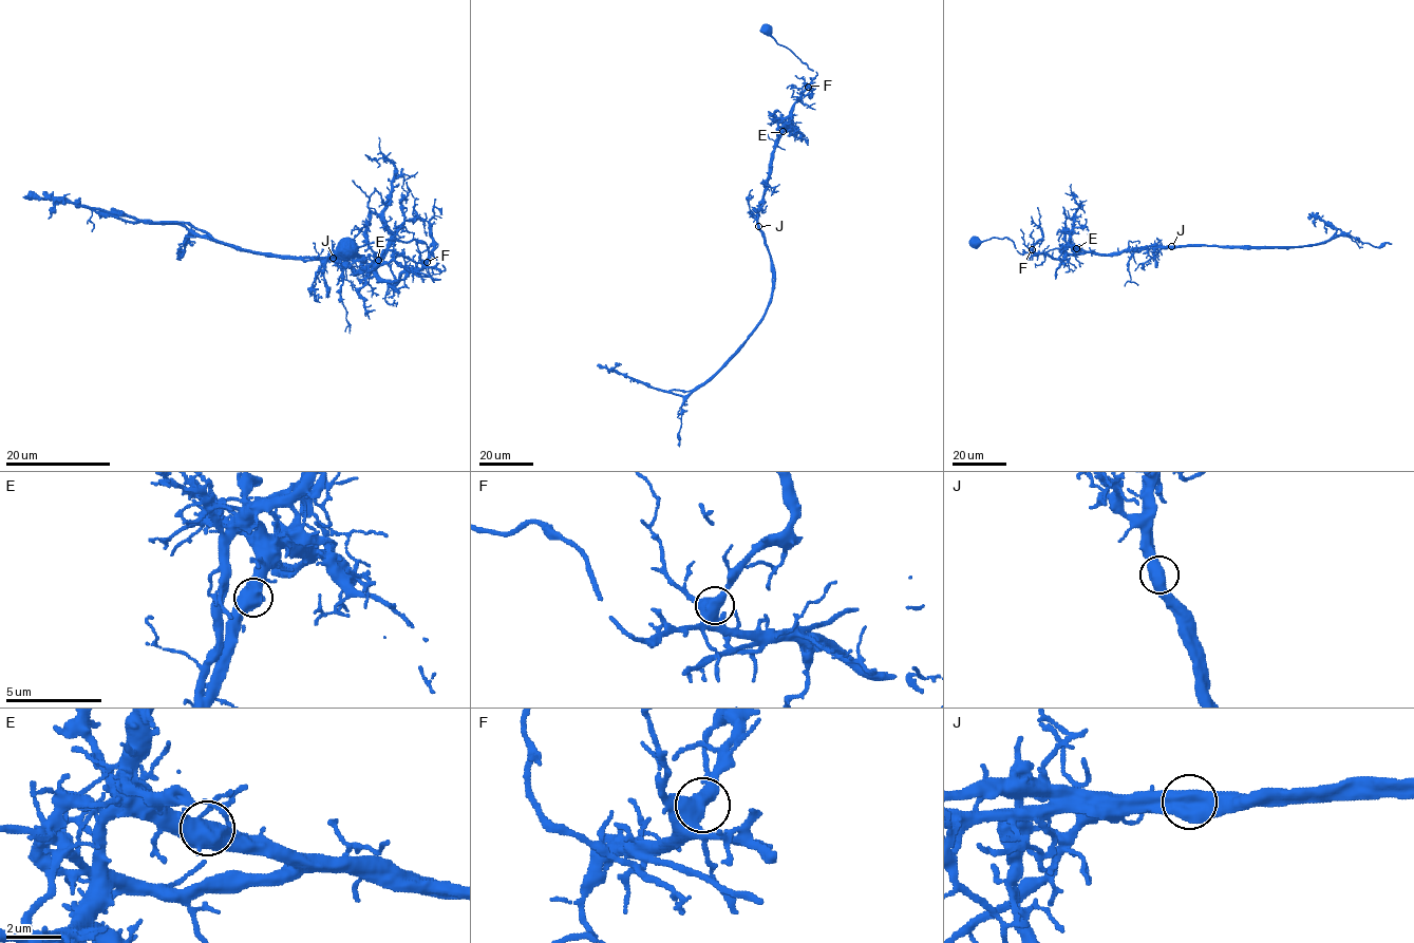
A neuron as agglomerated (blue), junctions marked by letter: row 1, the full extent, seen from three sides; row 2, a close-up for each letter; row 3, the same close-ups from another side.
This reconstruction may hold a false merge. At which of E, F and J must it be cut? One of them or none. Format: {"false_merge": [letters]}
{"false_merge": ["J"]}

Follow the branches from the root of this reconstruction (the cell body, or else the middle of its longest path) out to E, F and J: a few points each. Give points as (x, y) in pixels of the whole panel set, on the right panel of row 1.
E: (974, 243), (992, 238), (1007, 238), (1020, 253), (1076, 248)
F: (974, 243), (992, 238), (1007, 238), (1020, 253), (1032, 249)
J: (974, 243), (992, 238), (1007, 238), (1020, 253), (1059, 248), (1069, 255), (1118, 255), (1171, 247)

